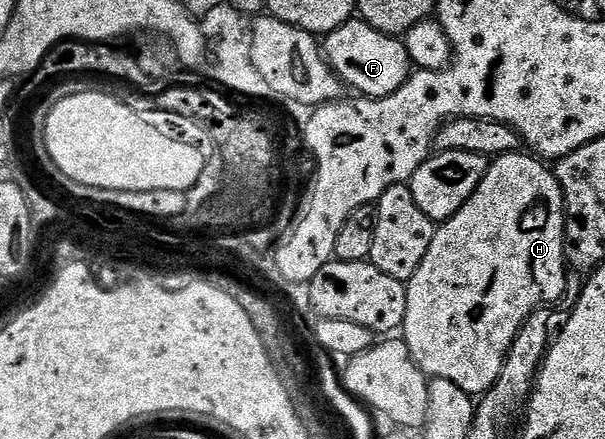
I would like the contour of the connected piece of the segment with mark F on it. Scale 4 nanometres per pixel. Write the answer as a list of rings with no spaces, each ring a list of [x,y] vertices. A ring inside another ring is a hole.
[[[351,17],[346,23],[341,23],[335,31],[329,32],[324,39],[324,54],[327,63],[342,80],[347,88],[350,87],[351,92],[357,93],[359,96],[367,99],[383,99],[392,93],[396,93],[396,89],[400,89],[412,78],[412,64],[408,57],[408,49],[405,42],[401,38],[393,35],[385,35],[376,29],[372,29],[372,25],[368,25],[360,17]]]

